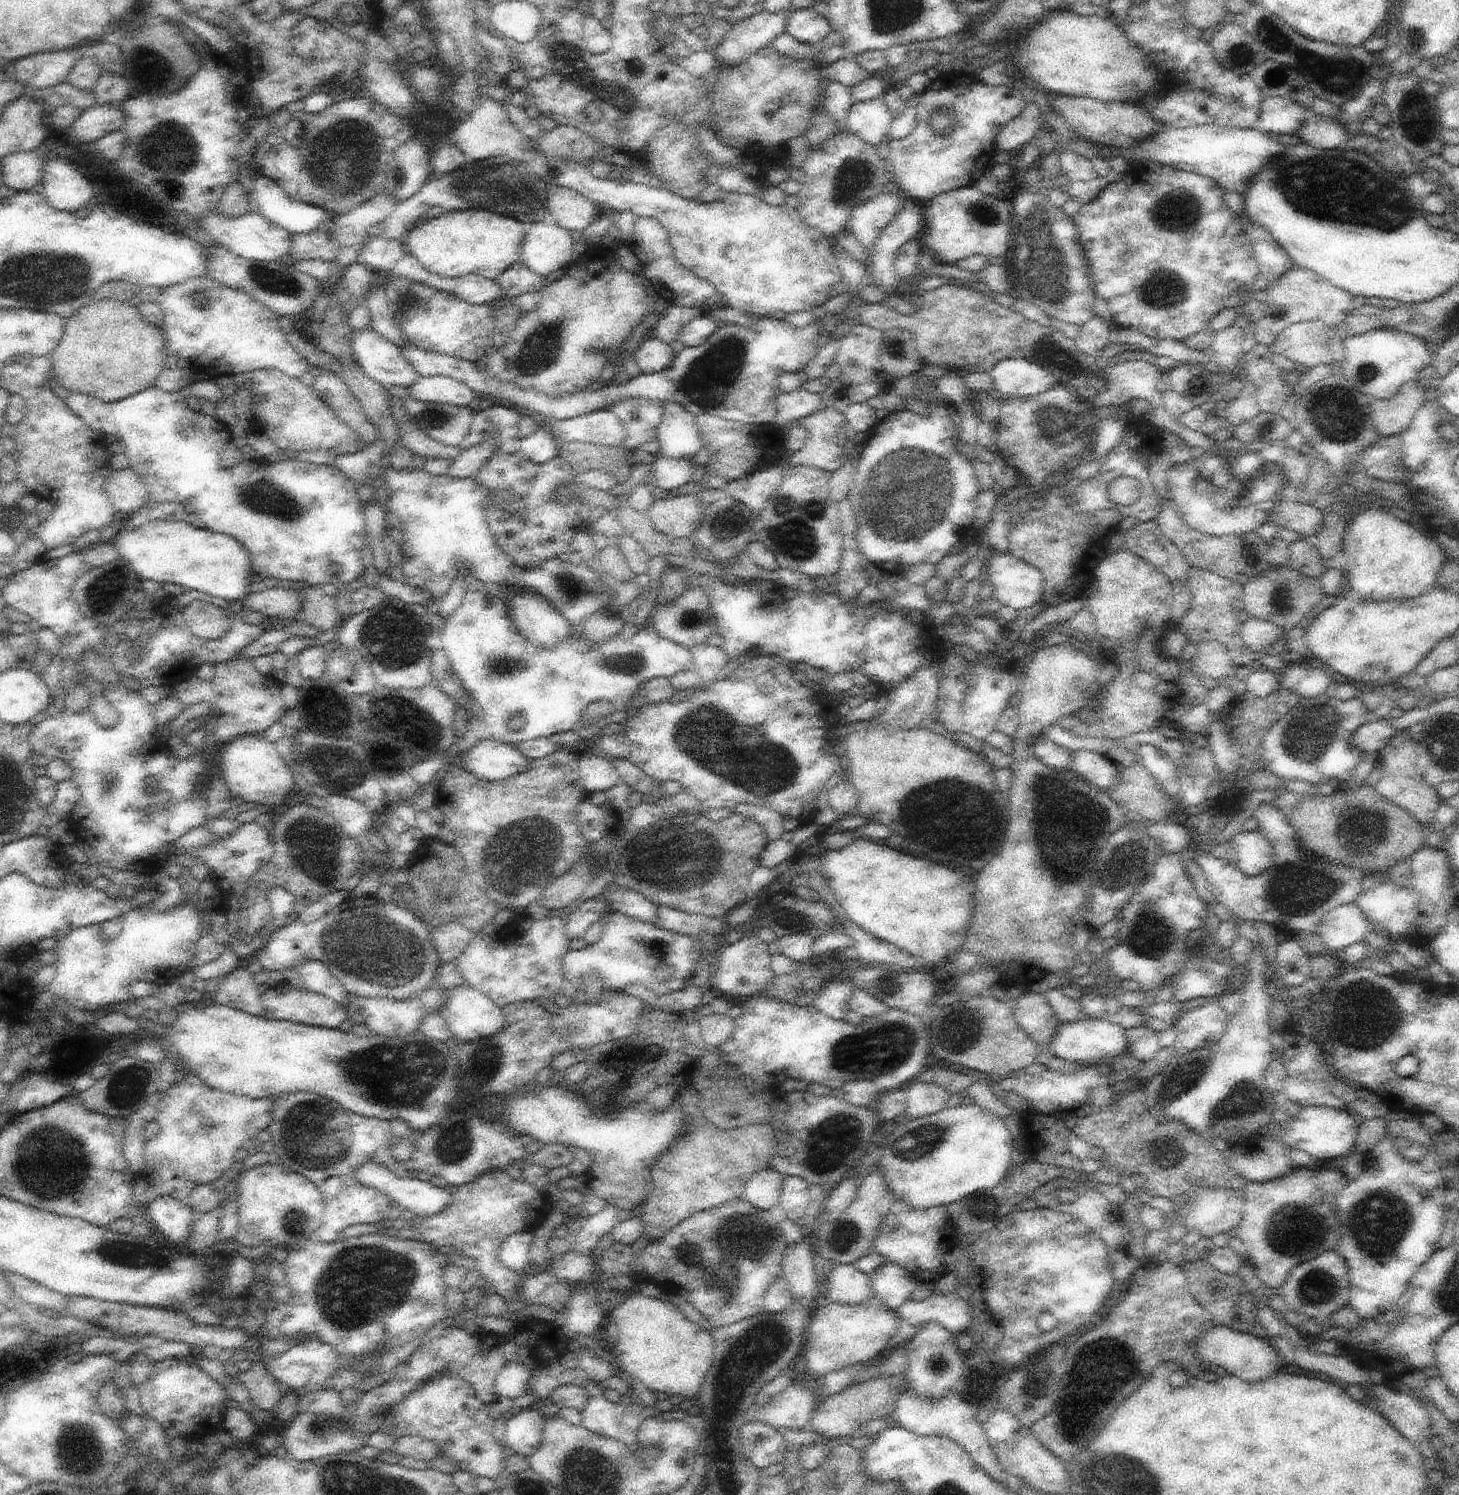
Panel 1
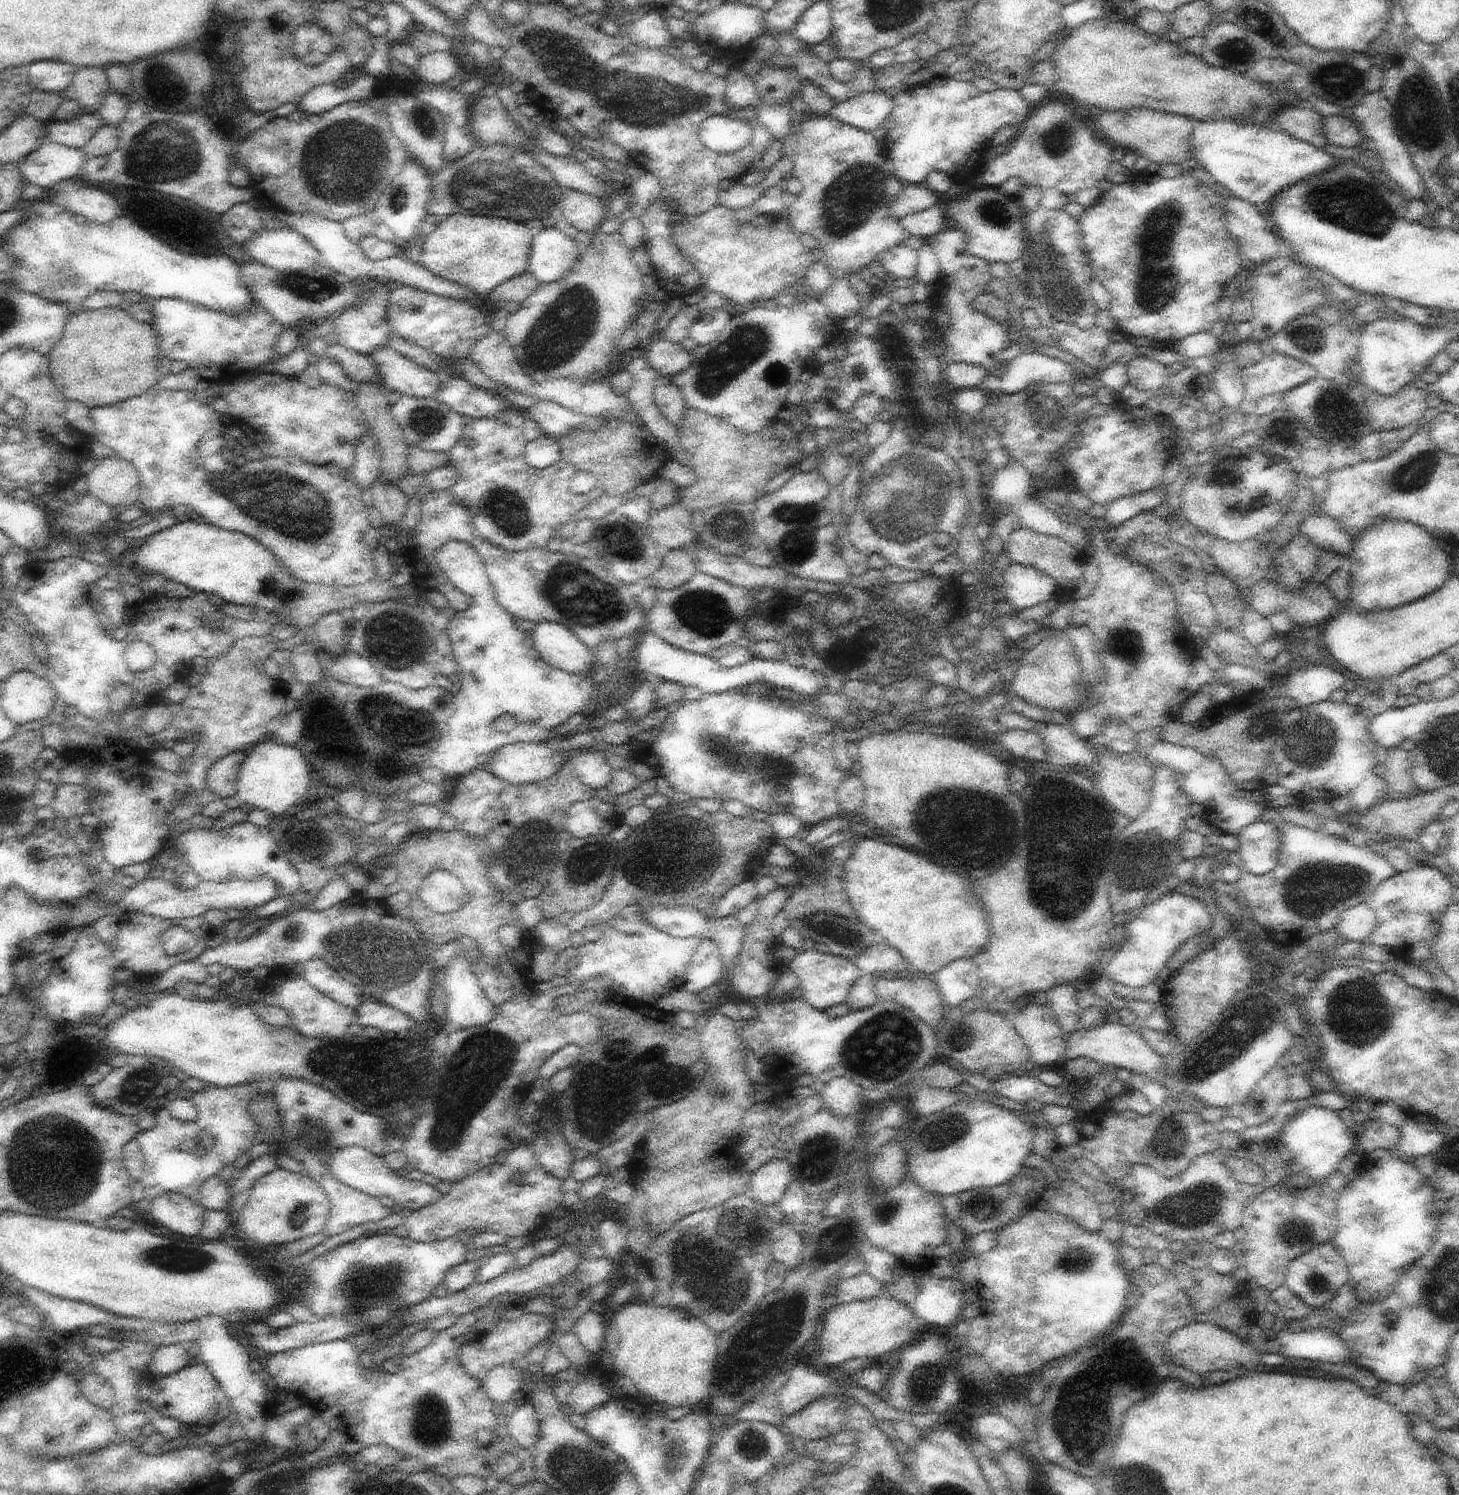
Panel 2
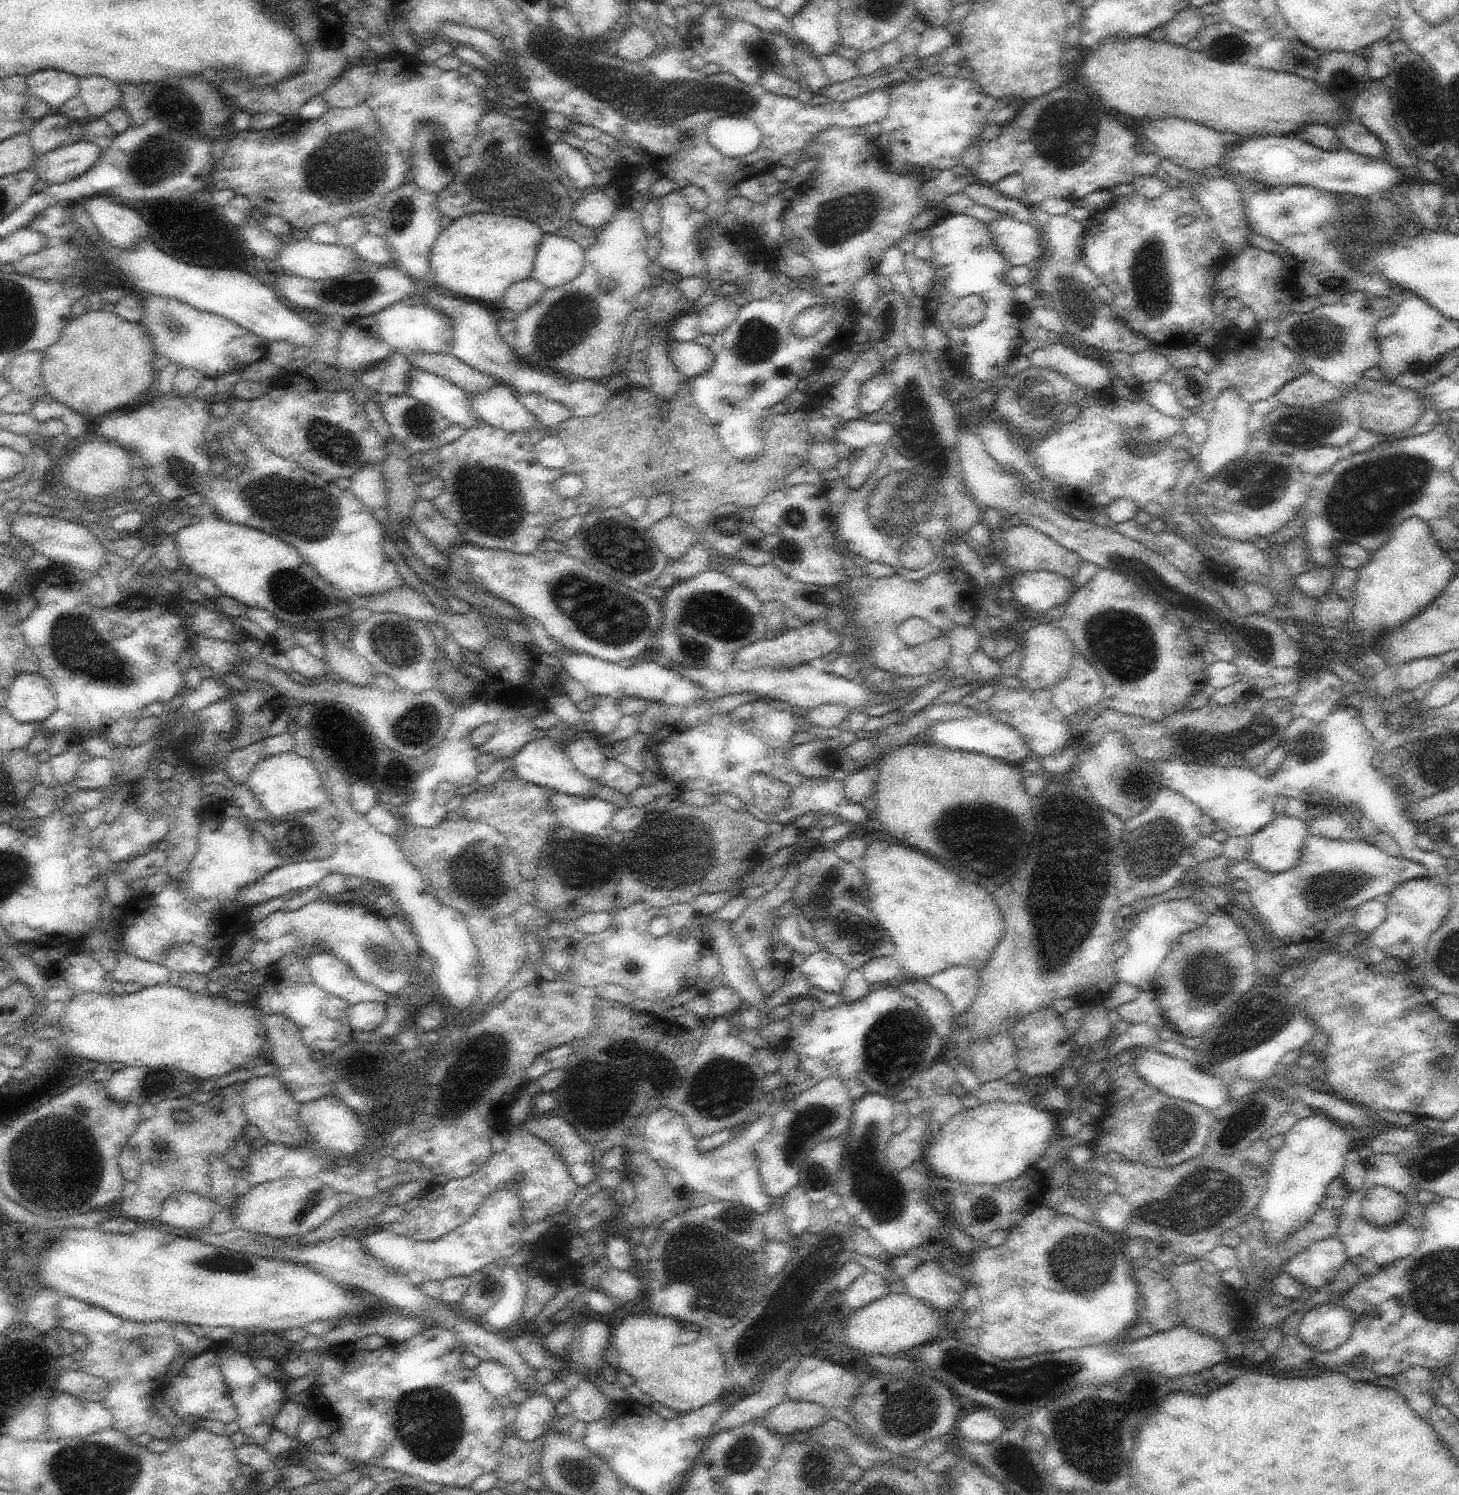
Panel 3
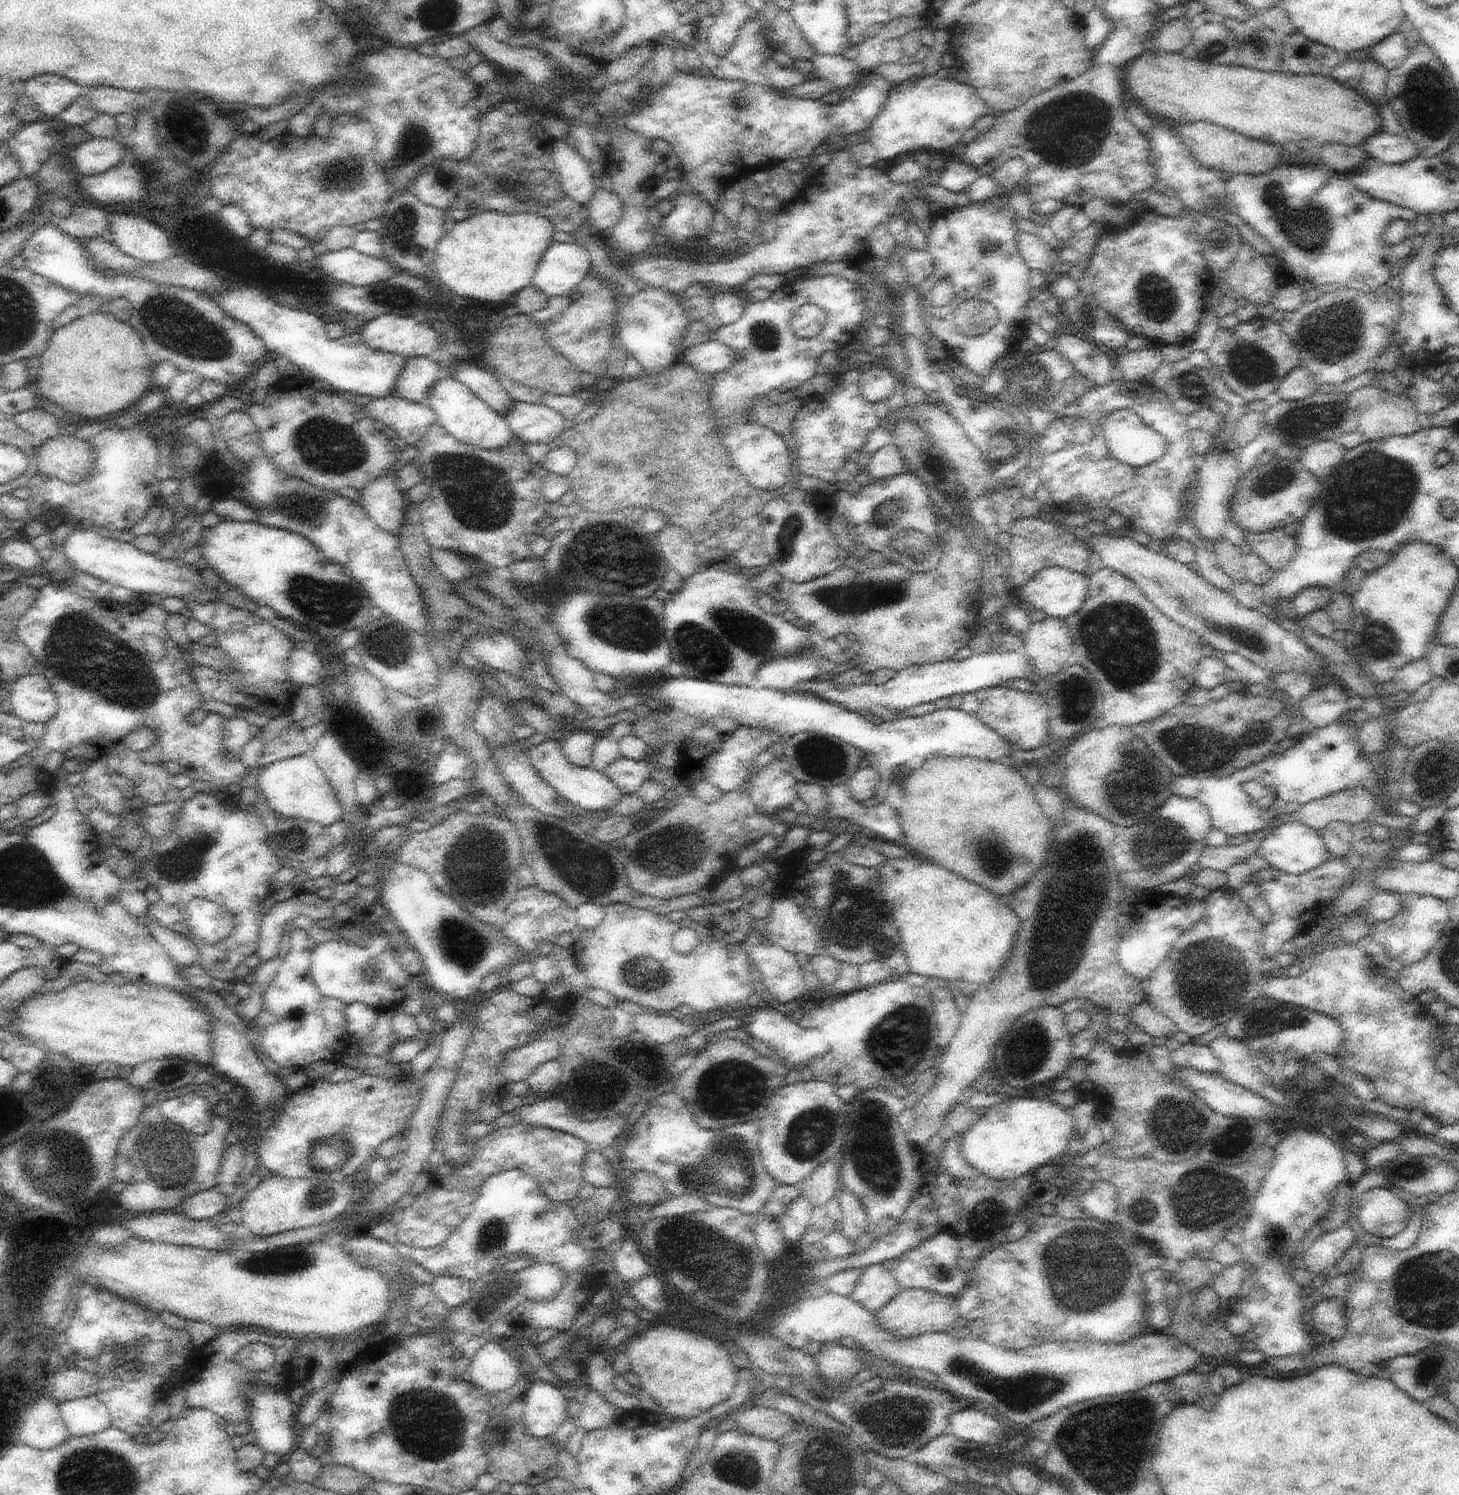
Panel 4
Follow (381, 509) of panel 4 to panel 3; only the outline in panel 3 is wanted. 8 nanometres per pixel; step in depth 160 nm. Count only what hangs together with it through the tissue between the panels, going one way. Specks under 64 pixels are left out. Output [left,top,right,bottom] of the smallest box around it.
[351,464,387,508]

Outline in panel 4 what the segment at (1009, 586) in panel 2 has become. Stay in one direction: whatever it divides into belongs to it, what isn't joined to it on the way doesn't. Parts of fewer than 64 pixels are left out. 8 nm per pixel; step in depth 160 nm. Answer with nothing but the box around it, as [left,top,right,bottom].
[1017,567,1090,619]

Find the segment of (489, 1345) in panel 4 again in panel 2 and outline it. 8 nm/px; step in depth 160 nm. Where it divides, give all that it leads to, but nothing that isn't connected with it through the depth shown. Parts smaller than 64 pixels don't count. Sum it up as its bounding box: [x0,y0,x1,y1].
[482,1365,525,1405]

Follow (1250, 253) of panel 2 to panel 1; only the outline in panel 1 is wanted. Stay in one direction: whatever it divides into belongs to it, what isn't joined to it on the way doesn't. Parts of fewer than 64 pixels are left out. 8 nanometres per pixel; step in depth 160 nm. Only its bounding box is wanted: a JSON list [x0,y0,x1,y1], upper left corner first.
[1246,223,1295,293]

